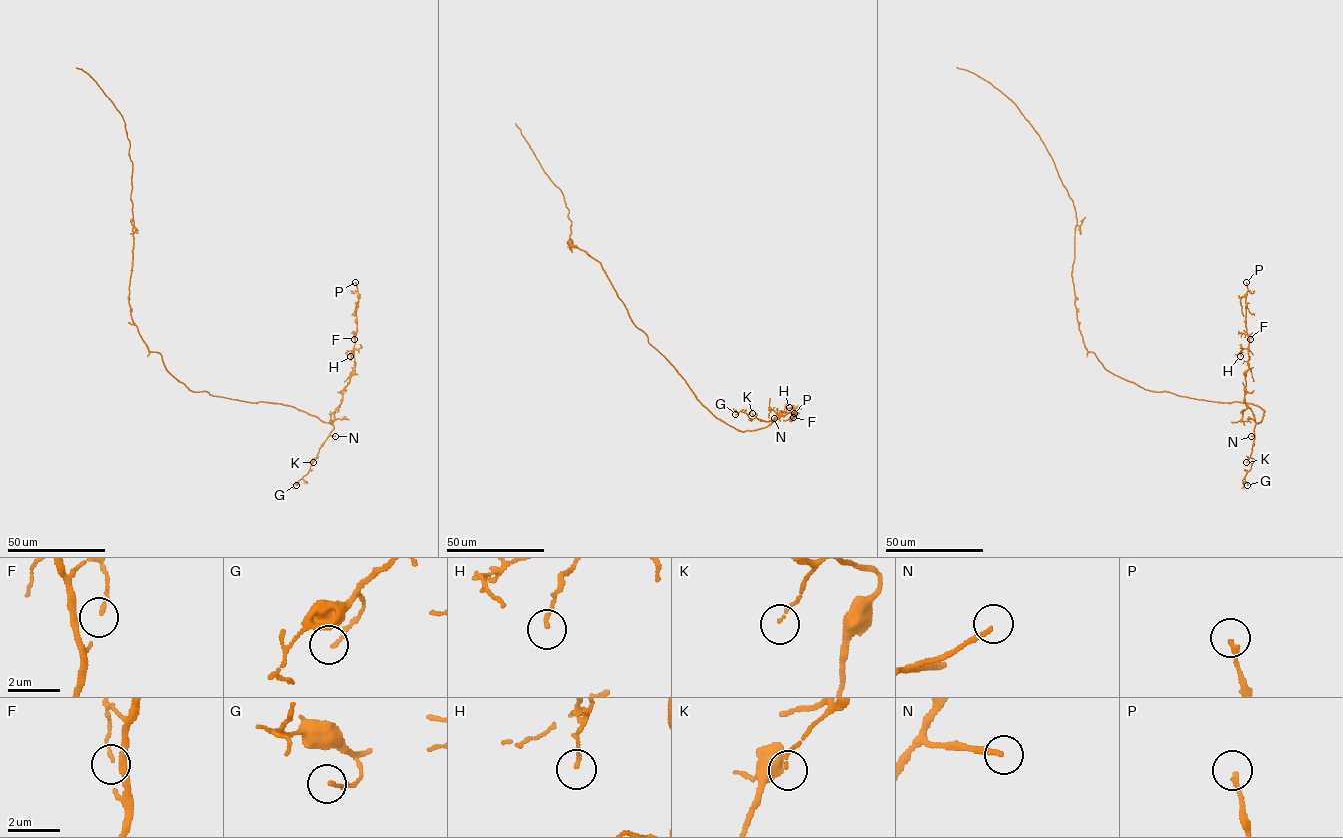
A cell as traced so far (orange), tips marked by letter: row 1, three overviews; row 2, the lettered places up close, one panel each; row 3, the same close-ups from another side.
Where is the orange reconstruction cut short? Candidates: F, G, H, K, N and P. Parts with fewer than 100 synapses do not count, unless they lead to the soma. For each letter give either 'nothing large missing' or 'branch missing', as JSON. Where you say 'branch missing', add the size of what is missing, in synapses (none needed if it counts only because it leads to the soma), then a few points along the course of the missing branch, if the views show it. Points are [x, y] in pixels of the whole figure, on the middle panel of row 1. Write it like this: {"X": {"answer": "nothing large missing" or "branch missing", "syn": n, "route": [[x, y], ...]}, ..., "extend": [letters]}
{"F": {"answer": "nothing large missing"}, "G": {"answer": "nothing large missing"}, "H": {"answer": "nothing large missing"}, "K": {"answer": "nothing large missing"}, "N": {"answer": "branch missing", "route": [[774, 418], [791, 414], [804, 405], [791, 415]]}, "P": {"answer": "nothing large missing"}, "extend": ["N"]}

